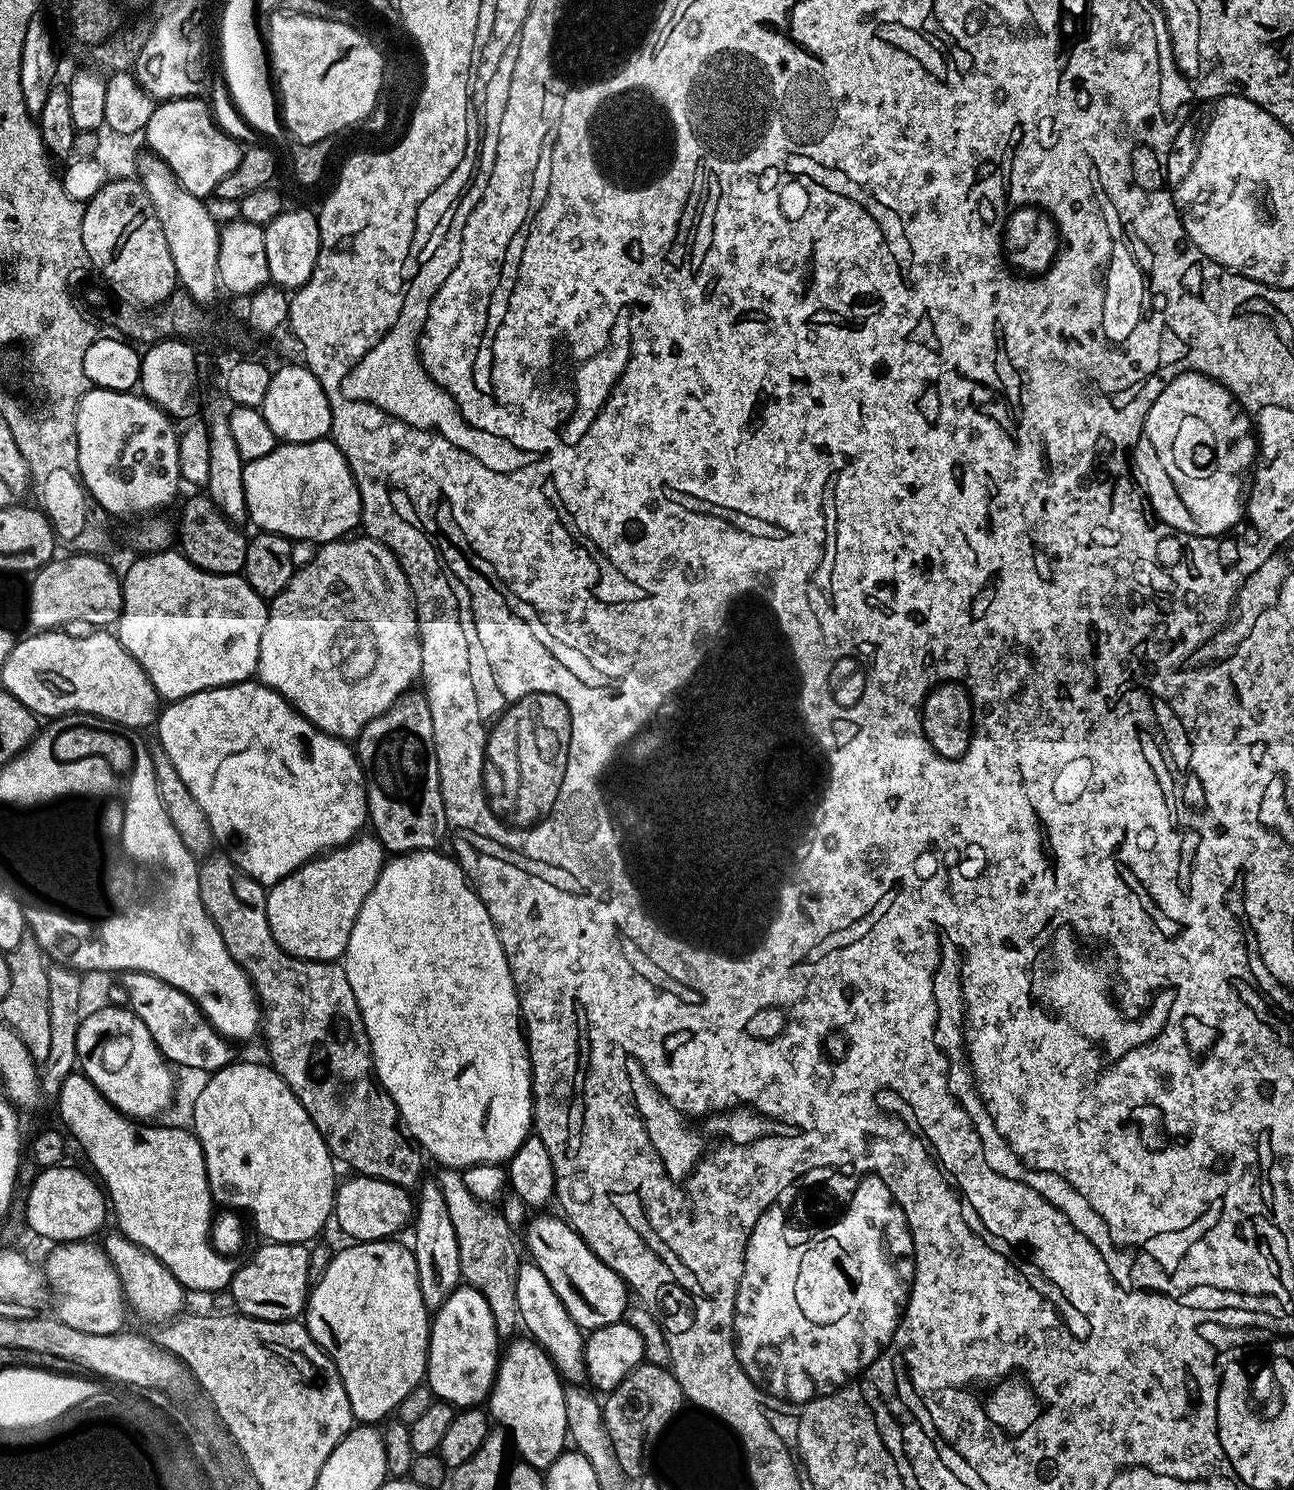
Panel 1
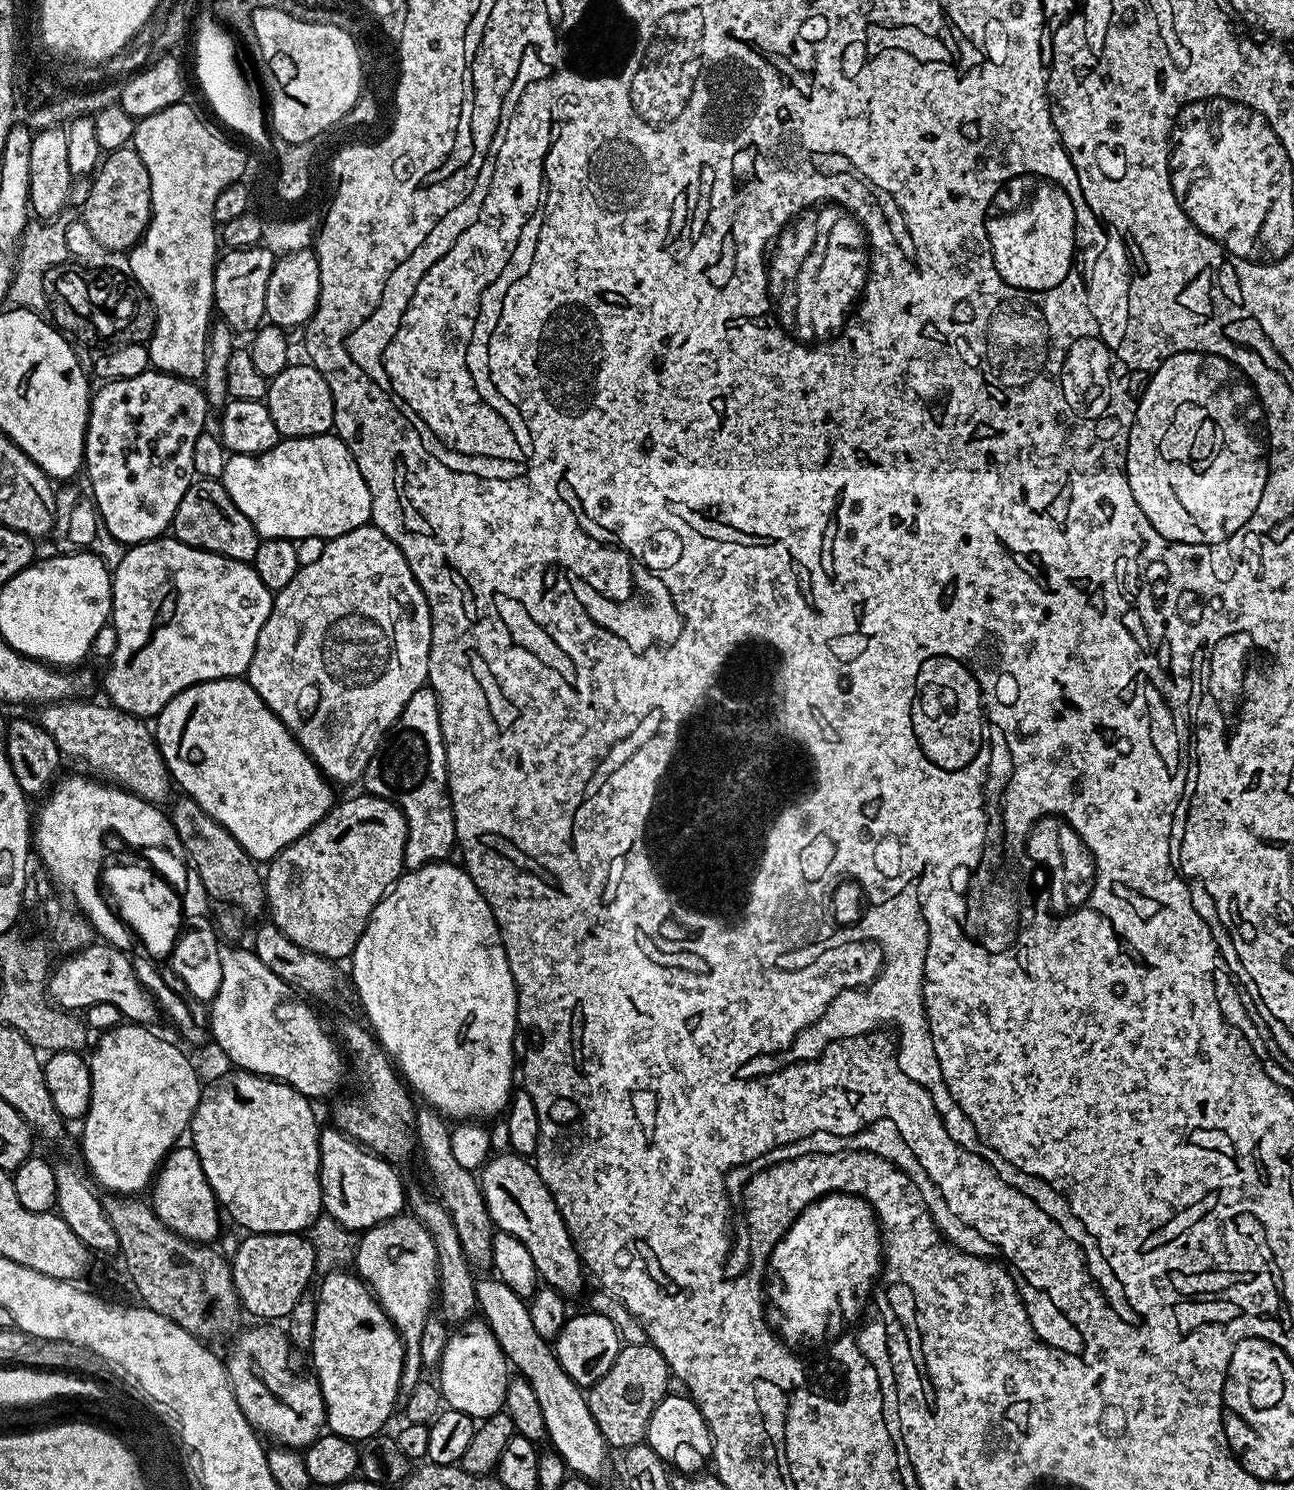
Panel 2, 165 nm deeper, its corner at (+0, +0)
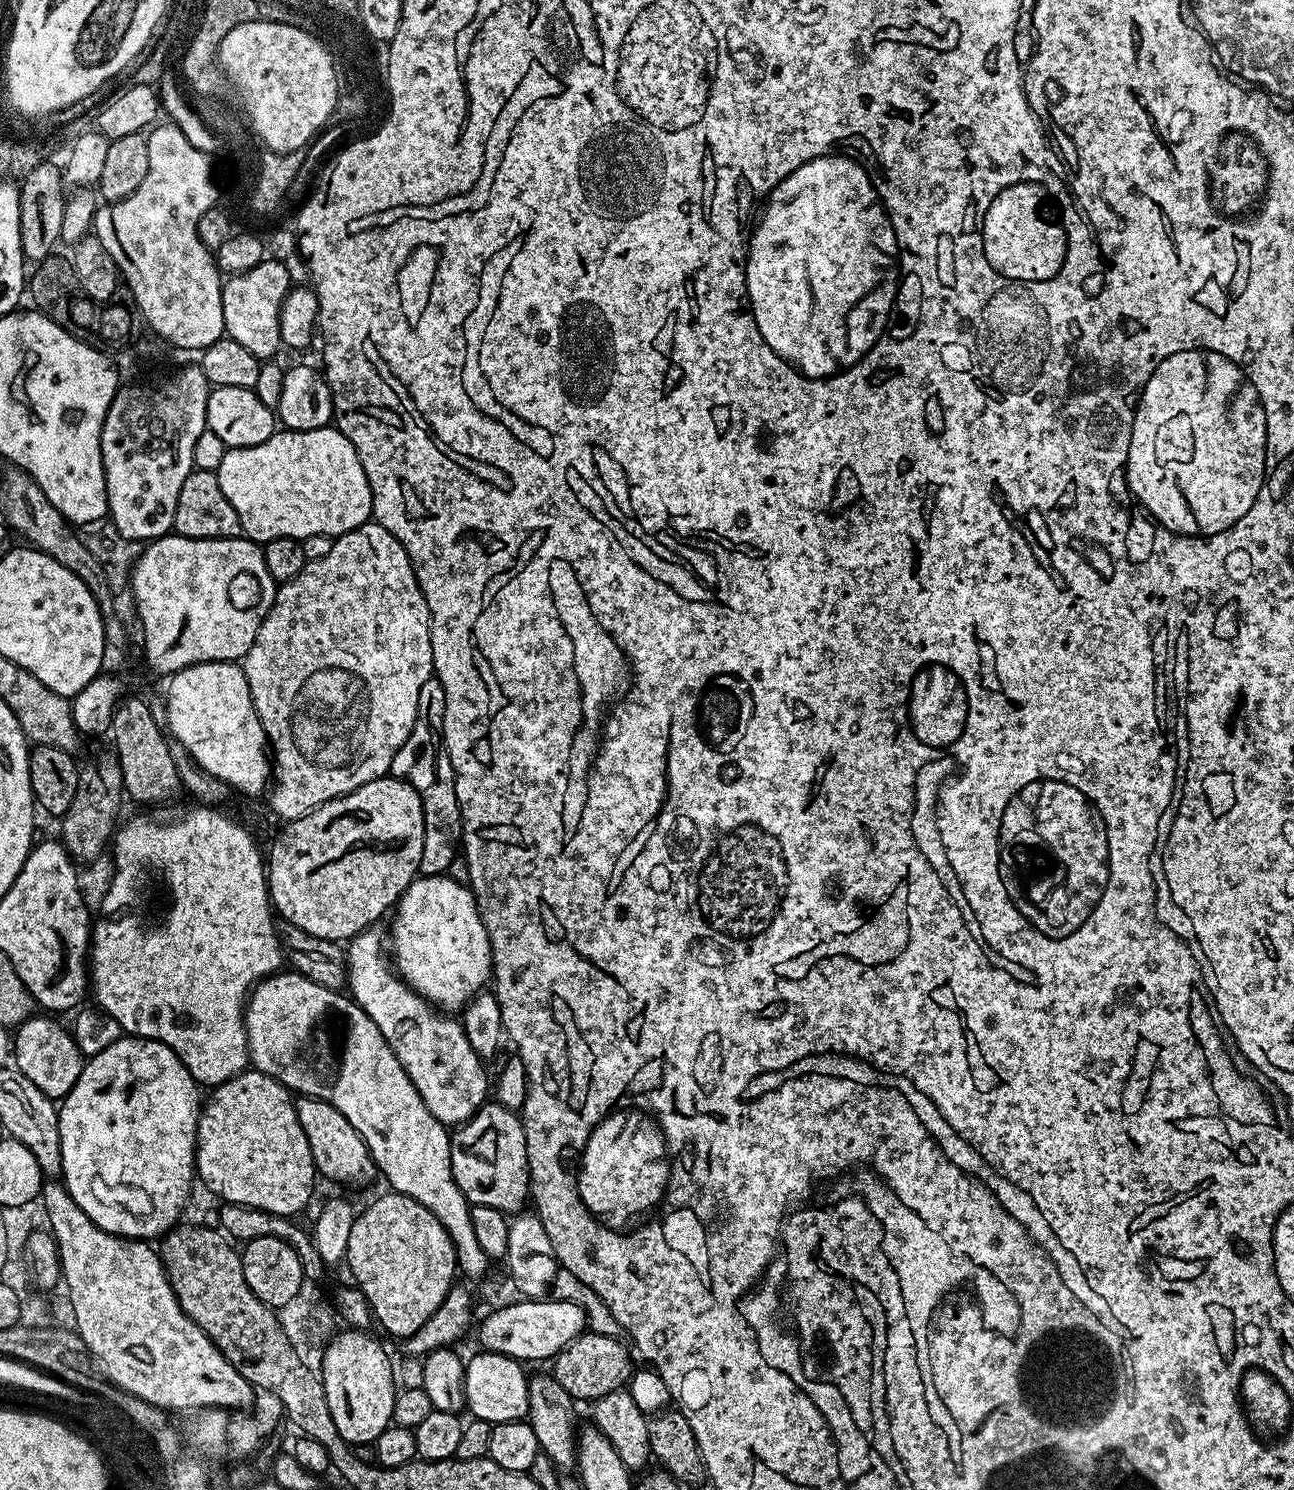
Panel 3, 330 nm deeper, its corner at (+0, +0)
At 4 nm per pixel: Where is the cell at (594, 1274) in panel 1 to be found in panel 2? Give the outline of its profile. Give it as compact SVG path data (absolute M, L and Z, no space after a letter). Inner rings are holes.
M513 1152L493 1155L478 1174L480 1189L491 1223L499 1231L514 1234L530 1250L539 1279L547 1287L570 1298L584 1284L586 1269L580 1259L566 1222L535 1165Z

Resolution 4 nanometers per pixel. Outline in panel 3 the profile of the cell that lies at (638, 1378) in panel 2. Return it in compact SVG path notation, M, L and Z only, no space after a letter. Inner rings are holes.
M586 1330L580 1334L578 1339L568 1344L557 1356L553 1357L550 1372L573 1401L595 1402L601 1400L606 1394L621 1391L634 1375L633 1353L627 1343L624 1345L619 1344L620 1342L615 1336L600 1335L597 1332Z

